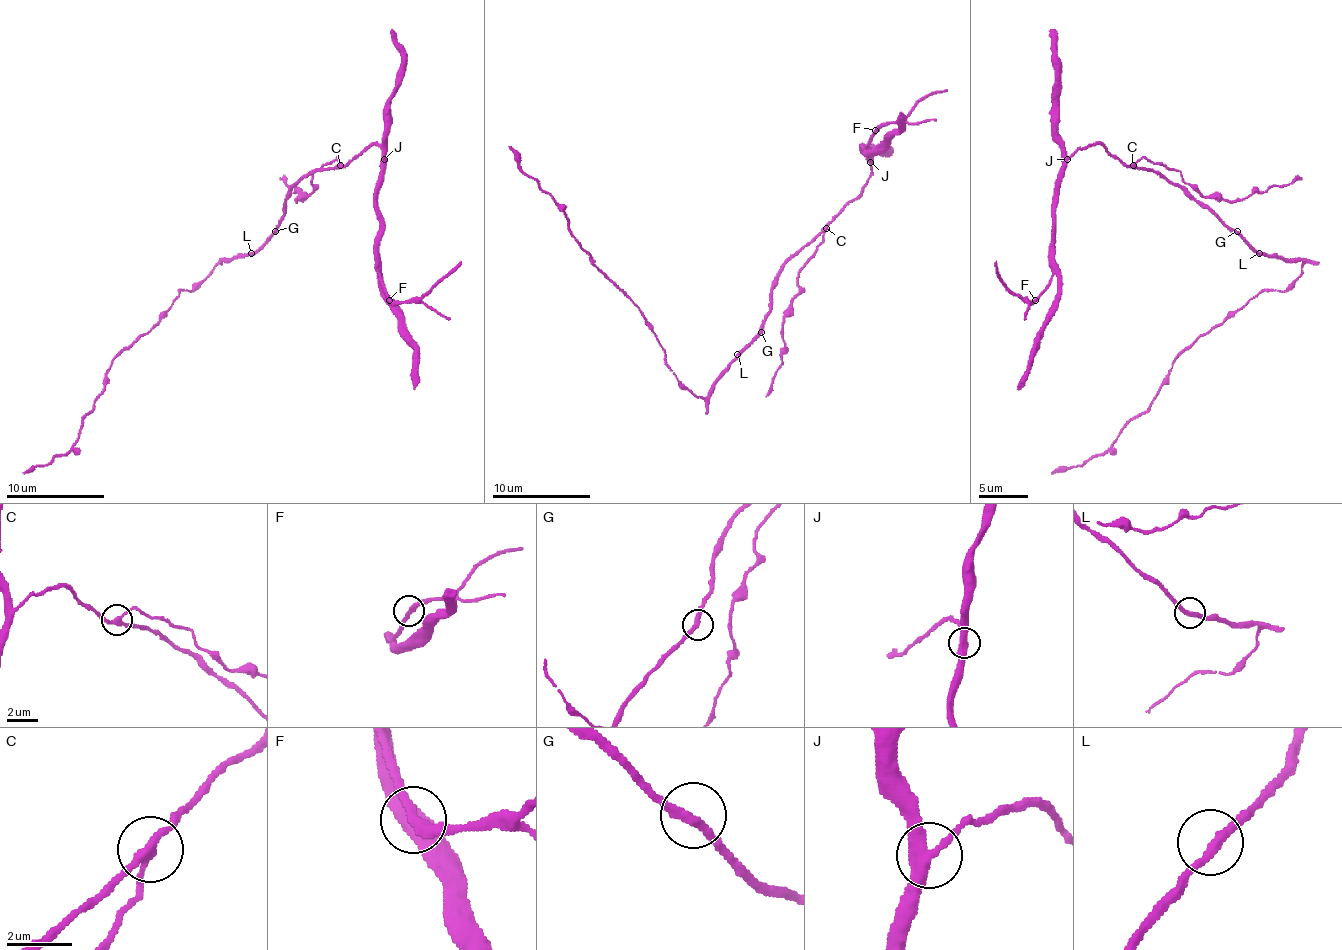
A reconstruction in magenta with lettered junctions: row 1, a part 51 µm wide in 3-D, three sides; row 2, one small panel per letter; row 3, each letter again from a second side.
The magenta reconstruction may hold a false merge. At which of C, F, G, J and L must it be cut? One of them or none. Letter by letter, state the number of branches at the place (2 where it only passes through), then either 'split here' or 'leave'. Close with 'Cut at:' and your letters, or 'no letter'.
C: branches 3; split here
F: branches 2; leave
G: branches 2; leave
J: branches 3; leave
L: branches 2; leave
Cut at: C

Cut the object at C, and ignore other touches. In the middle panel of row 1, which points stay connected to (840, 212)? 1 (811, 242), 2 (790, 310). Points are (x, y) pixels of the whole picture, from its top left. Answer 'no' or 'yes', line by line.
1: yes
2: no

